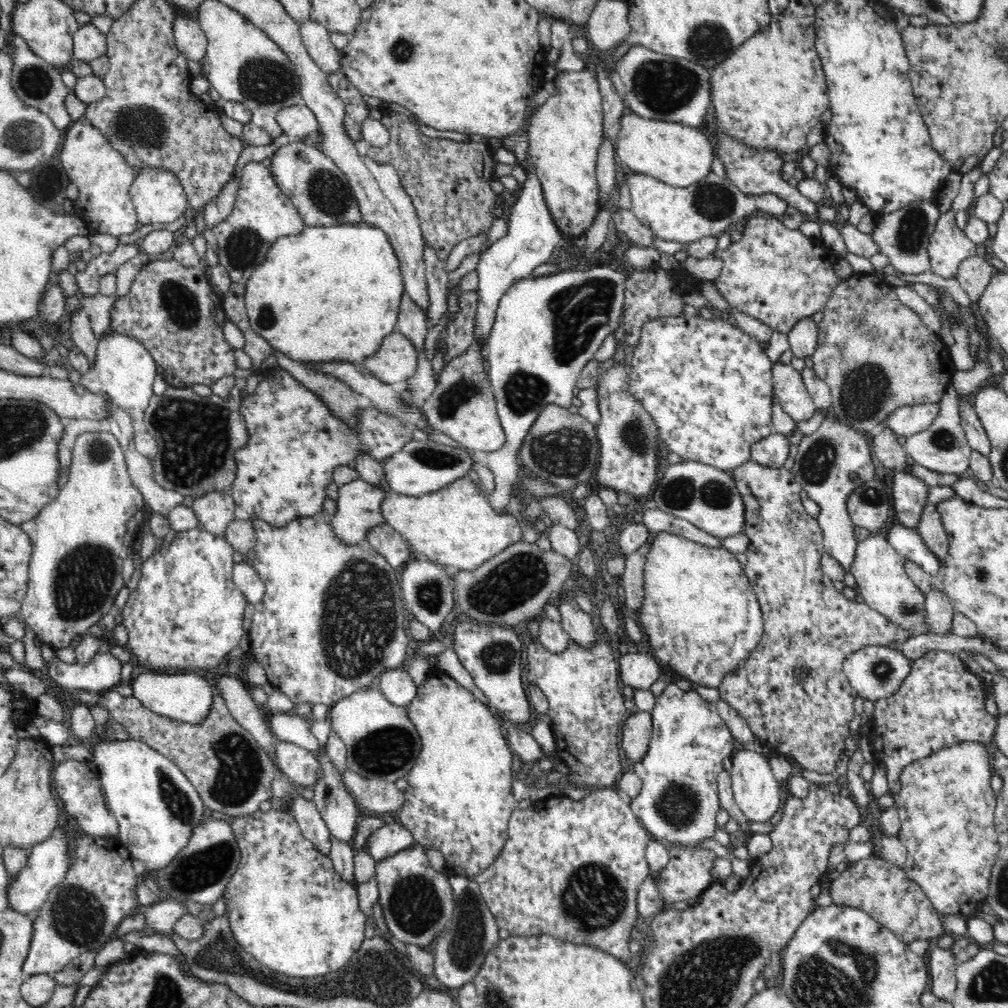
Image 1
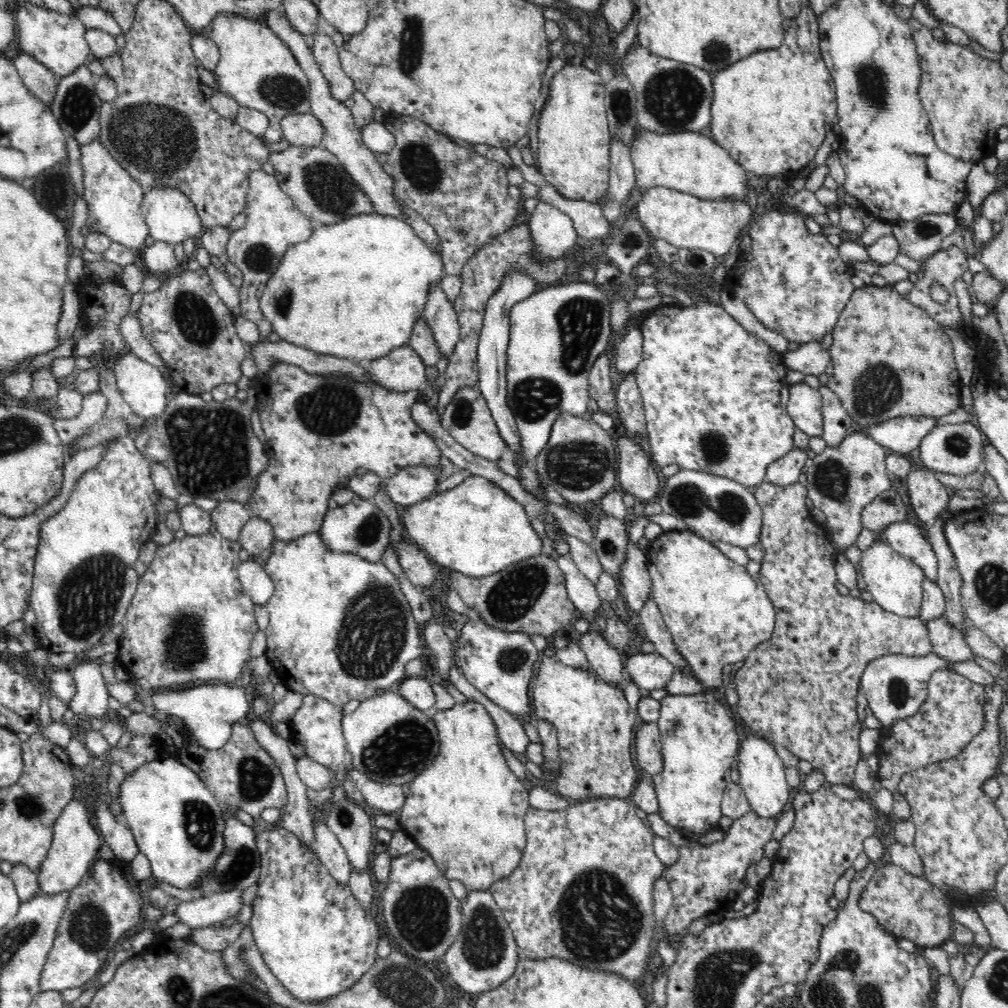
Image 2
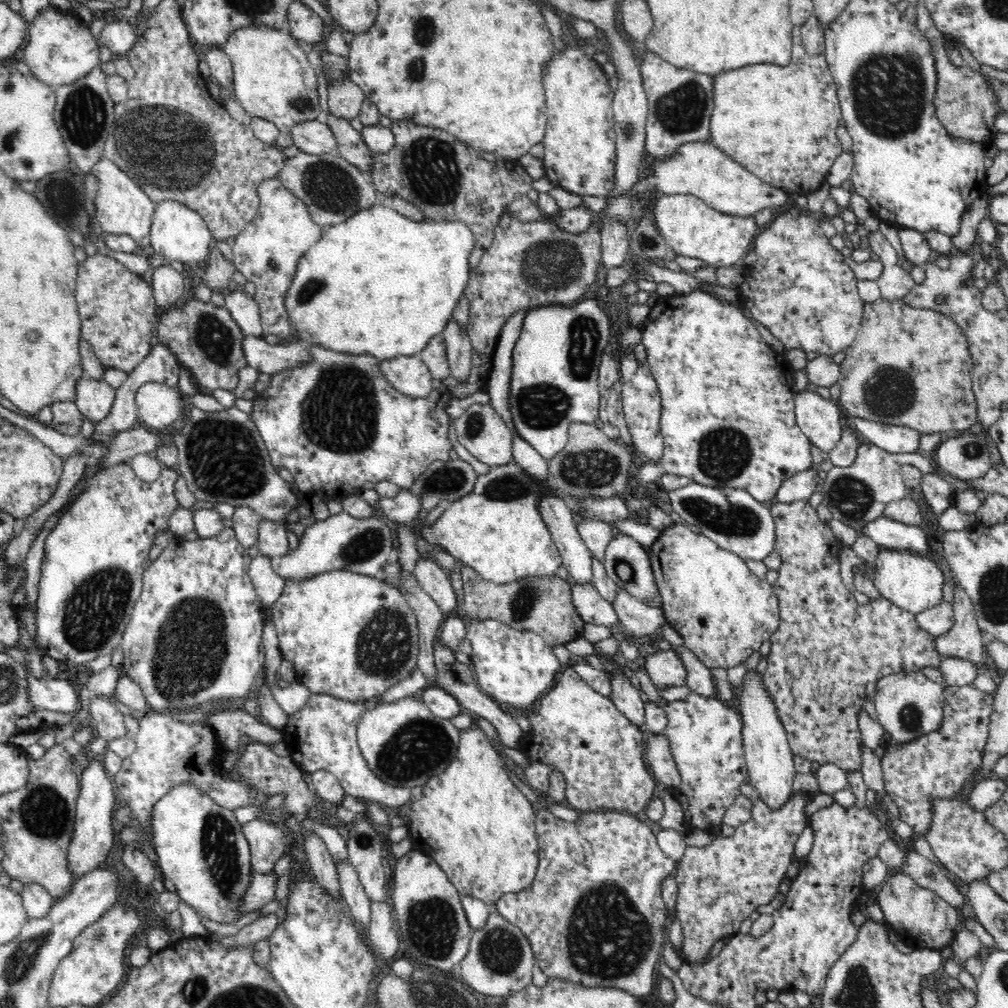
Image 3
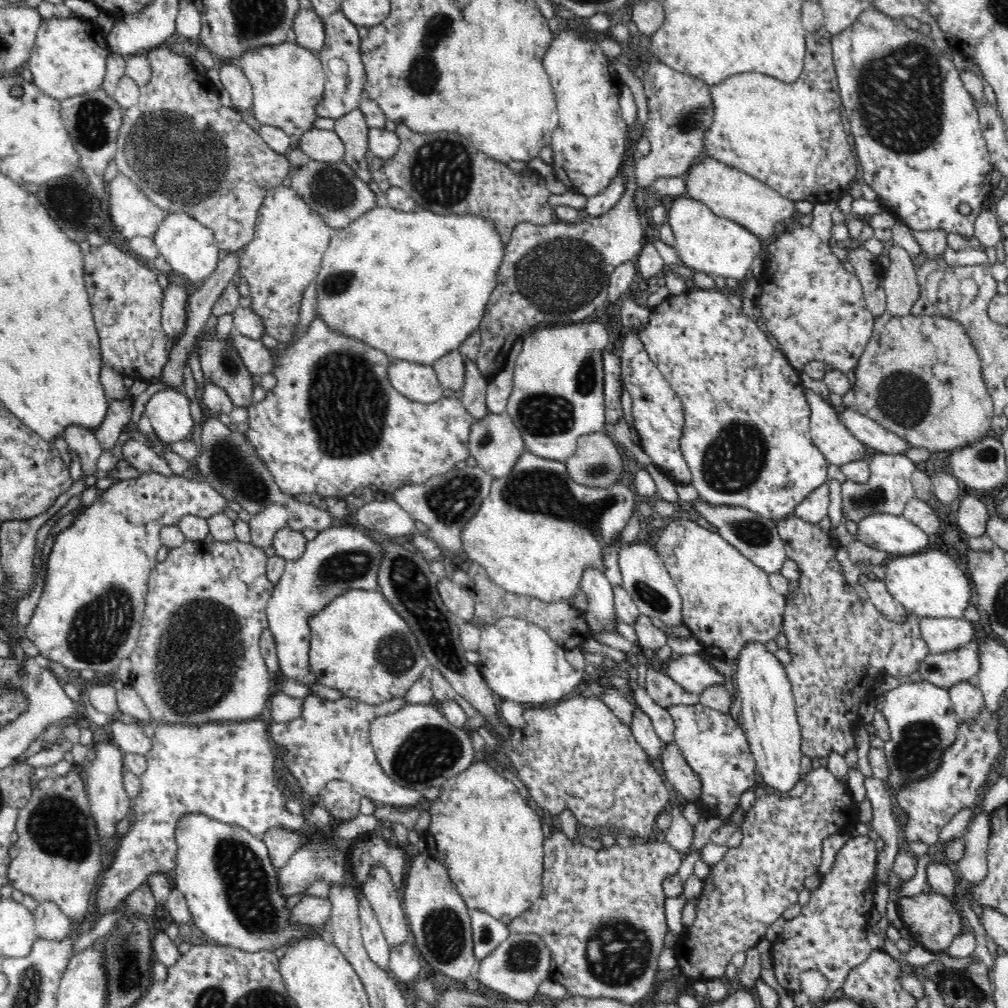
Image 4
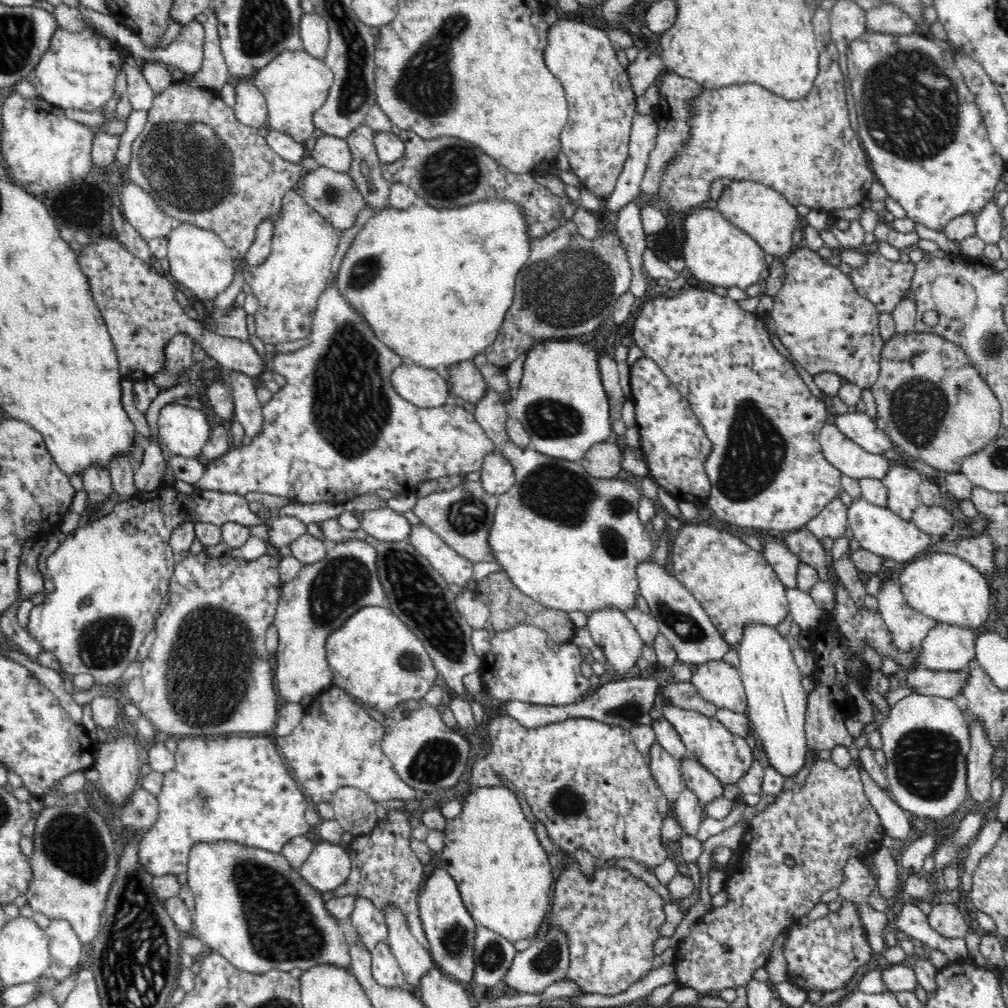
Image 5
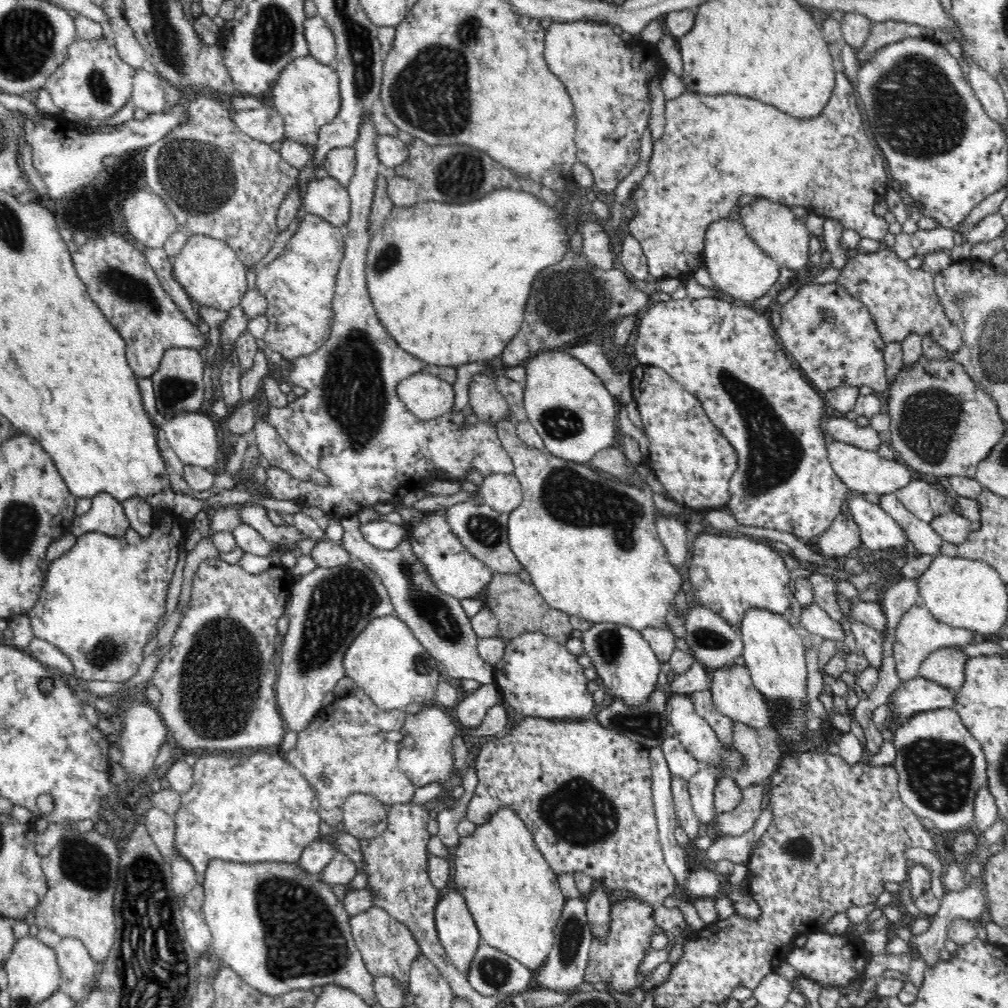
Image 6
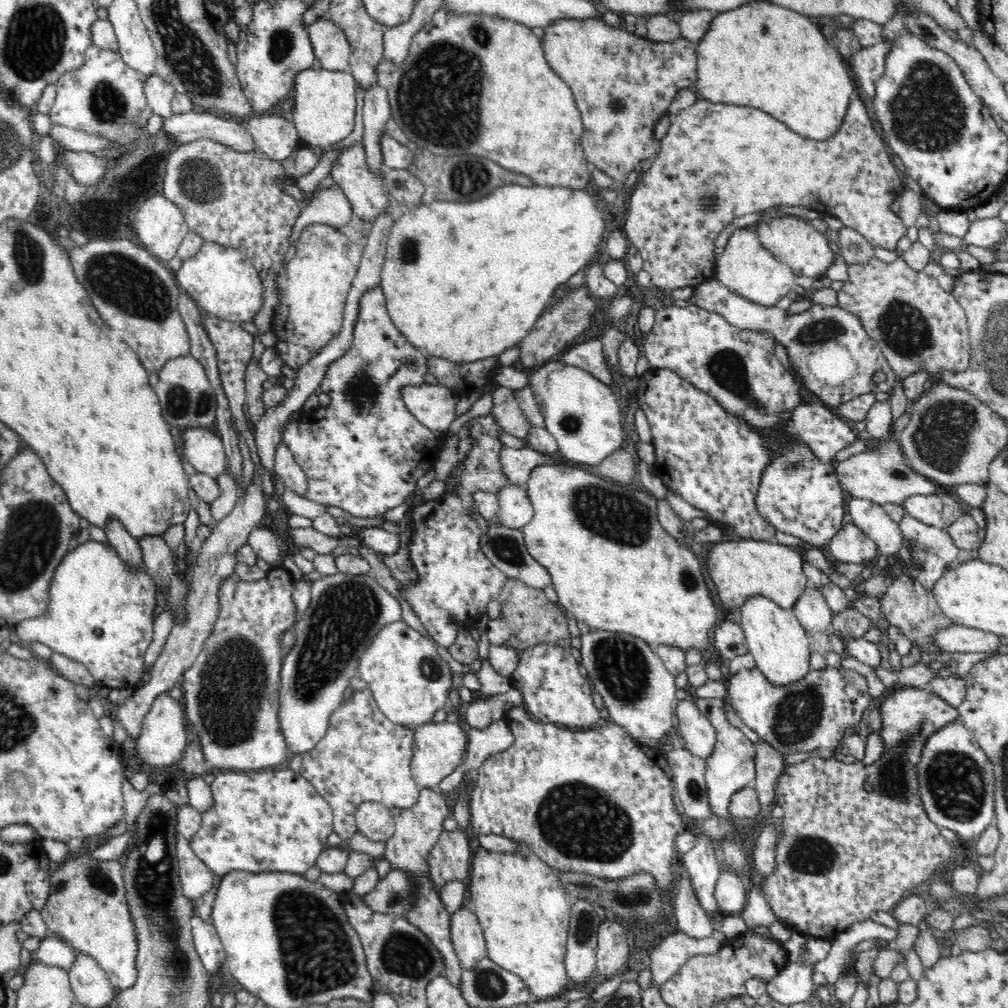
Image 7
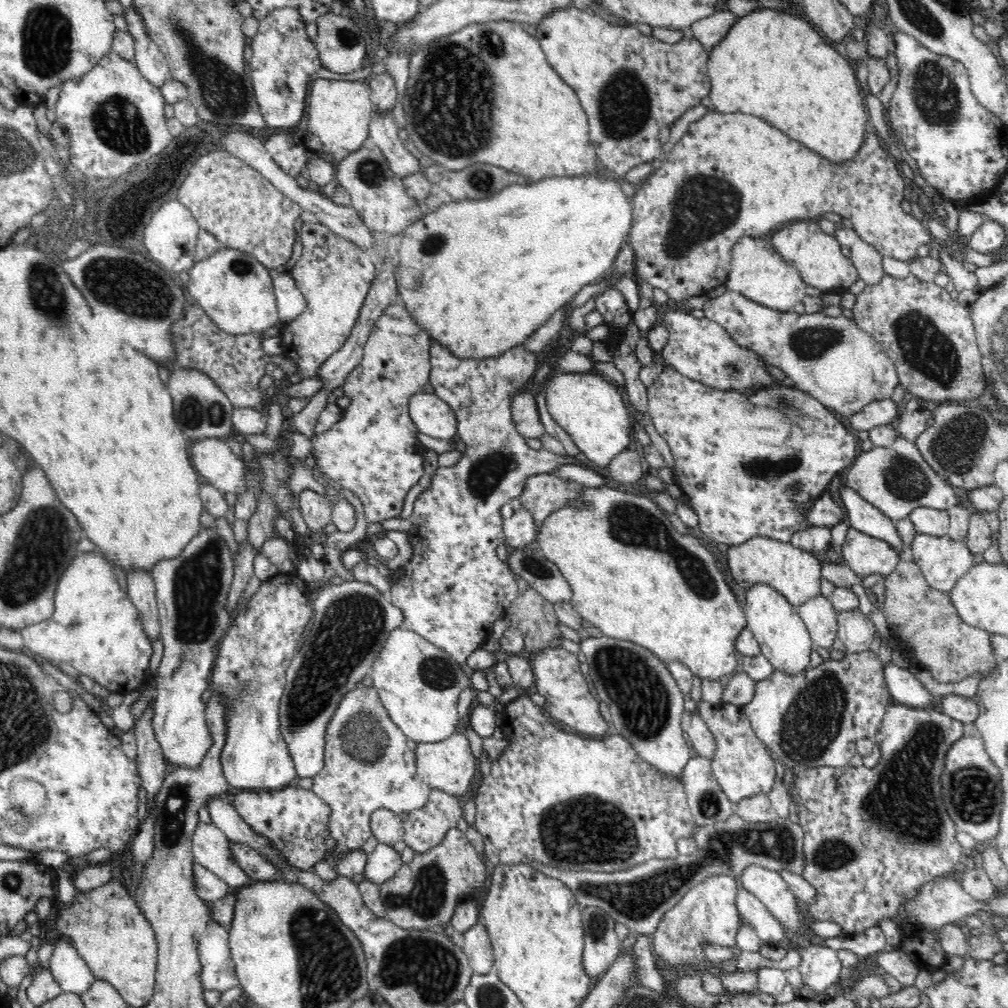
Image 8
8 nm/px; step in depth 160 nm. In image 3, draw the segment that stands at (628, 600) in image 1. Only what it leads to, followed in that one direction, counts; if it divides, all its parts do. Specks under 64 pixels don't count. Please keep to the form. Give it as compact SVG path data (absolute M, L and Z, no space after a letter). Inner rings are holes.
M688 647L679 650L678 657L682 659L688 671L686 685L691 692L706 698L714 698L717 691L711 670Z

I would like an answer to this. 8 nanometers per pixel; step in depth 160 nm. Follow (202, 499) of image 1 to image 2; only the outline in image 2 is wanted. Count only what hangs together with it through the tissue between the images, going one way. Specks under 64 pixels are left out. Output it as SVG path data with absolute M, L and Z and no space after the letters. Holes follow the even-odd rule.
M232 500L219 501L210 515L213 528L230 541L239 541L244 524L252 517L248 506Z

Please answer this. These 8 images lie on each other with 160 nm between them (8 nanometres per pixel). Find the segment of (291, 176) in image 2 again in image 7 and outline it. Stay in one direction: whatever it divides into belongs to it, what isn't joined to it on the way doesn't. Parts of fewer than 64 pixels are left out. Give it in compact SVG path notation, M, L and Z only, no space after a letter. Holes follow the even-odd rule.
M337 184L330 188L318 188L312 195L314 199L301 209L288 238L292 247L297 245L303 228L311 224L327 224L339 229L354 215L352 204Z

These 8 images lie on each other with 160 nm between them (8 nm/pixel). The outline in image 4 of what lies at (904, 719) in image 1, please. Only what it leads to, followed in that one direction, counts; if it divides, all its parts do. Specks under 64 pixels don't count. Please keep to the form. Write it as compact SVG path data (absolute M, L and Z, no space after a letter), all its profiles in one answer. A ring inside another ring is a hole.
M982 708L982 712L972 720L958 720L958 737L955 744L944 752L941 766L926 779L915 781L910 785L905 785L896 791L892 791L894 802L899 810L903 811L901 816L902 824L904 824L904 834L907 840L921 840L924 844L931 847L940 842L939 832L942 826L950 823L958 812L963 809L974 809L975 802L978 800L978 789L981 788L997 758L1000 748L1000 738L998 738L998 721L997 714L990 714L987 708Z

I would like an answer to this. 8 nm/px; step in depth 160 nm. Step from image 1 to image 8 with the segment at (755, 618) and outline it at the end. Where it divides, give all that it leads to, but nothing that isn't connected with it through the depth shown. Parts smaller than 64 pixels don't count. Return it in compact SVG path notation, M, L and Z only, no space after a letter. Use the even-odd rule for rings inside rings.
M764 536L750 538L746 543L730 546L726 552L730 576L746 590L756 583L766 583L782 593L795 607L820 593L822 562L810 551L796 548Z

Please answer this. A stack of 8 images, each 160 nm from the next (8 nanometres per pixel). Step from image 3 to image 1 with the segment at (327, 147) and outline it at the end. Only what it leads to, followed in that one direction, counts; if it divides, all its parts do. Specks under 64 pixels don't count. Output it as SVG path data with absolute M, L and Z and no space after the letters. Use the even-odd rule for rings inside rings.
M296 104L278 110L277 123L290 142L300 141L310 134L319 132L316 115L305 104Z

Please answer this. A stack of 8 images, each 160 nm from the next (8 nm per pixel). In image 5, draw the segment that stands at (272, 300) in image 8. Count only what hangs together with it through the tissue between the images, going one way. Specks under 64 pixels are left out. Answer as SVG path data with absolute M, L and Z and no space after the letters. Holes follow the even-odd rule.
M182 222L170 230L167 239L171 280L185 286L196 299L210 302L233 283L236 260L216 233Z

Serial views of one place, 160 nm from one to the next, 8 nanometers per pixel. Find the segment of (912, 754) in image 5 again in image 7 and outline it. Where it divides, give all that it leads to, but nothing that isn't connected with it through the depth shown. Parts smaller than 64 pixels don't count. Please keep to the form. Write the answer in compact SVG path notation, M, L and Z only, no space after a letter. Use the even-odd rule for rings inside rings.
M959 721L952 722L940 730L936 730L934 735L926 741L921 757L919 782L921 788L920 796L924 809L929 820L941 828L948 828L962 836L966 841L975 840L995 819L995 775L993 765L988 756L978 745L978 741L972 732Z

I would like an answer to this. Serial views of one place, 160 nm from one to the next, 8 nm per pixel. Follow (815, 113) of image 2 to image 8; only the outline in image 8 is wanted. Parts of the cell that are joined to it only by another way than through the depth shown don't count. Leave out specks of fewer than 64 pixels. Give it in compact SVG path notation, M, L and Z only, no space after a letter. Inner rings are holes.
M710 108L700 120L690 124L688 132L678 140L676 146L673 146L669 153L663 156L662 161L660 167L653 170L650 176L637 186L632 196L632 228L630 228L630 236L628 236L627 242L635 252L635 278L646 280L646 283L650 283L650 286L664 291L670 299L675 301L687 303L688 299L693 296L708 295L709 292L714 290L714 287L724 285L729 278L729 271L731 270L732 248L742 236L767 238L772 232L779 230L785 224L806 219L815 221L821 218L825 212L834 212L834 214L839 214L842 218L848 218L859 237L864 242L871 244L883 258L891 257L895 260L910 263L919 258L918 248L922 244L931 248L938 245L934 237L930 235L926 223L922 223L920 219L916 219L912 214L907 214L900 207L902 200L904 200L904 190L906 190L904 187L906 186L904 175L899 170L896 160L889 154L889 151L882 148L879 136L871 127L866 130L866 136L864 136L862 146L858 148L858 154L854 158L850 158L850 160L844 160L844 162L836 164L812 152L807 146L800 144L797 140L792 140L782 131L757 116L740 113L726 114Z

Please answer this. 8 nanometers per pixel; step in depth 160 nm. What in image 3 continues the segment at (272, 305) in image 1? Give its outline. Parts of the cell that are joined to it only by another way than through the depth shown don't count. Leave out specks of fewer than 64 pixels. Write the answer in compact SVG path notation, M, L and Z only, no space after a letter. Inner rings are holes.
M376 204L356 212L340 224L324 228L320 240L313 244L309 252L306 252L306 255L299 261L296 277L293 279L285 299L286 315L289 316L291 324L296 329L296 335L302 343L314 343L326 350L338 353L368 353L379 361L390 360L396 356L418 356L426 348L426 344L445 332L447 323L453 318L454 309L457 308L461 297L465 296L472 270L469 261L472 250L474 250L474 233L462 221L444 219L435 221L426 218L423 221L416 221L393 208Z

